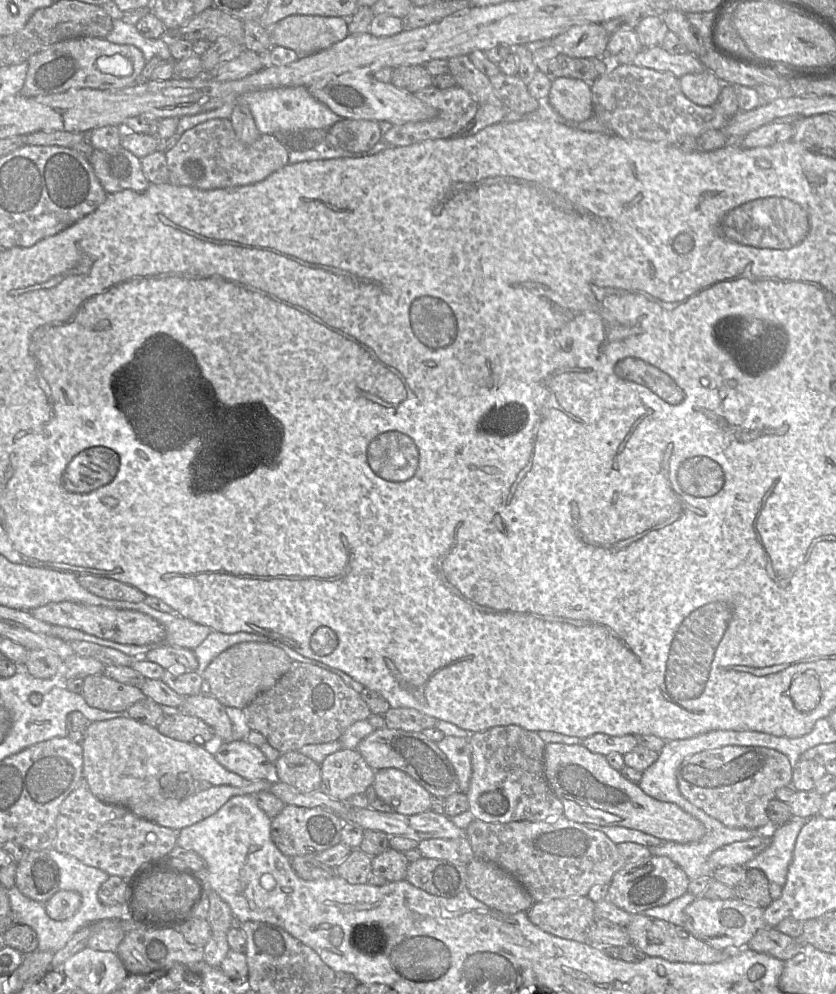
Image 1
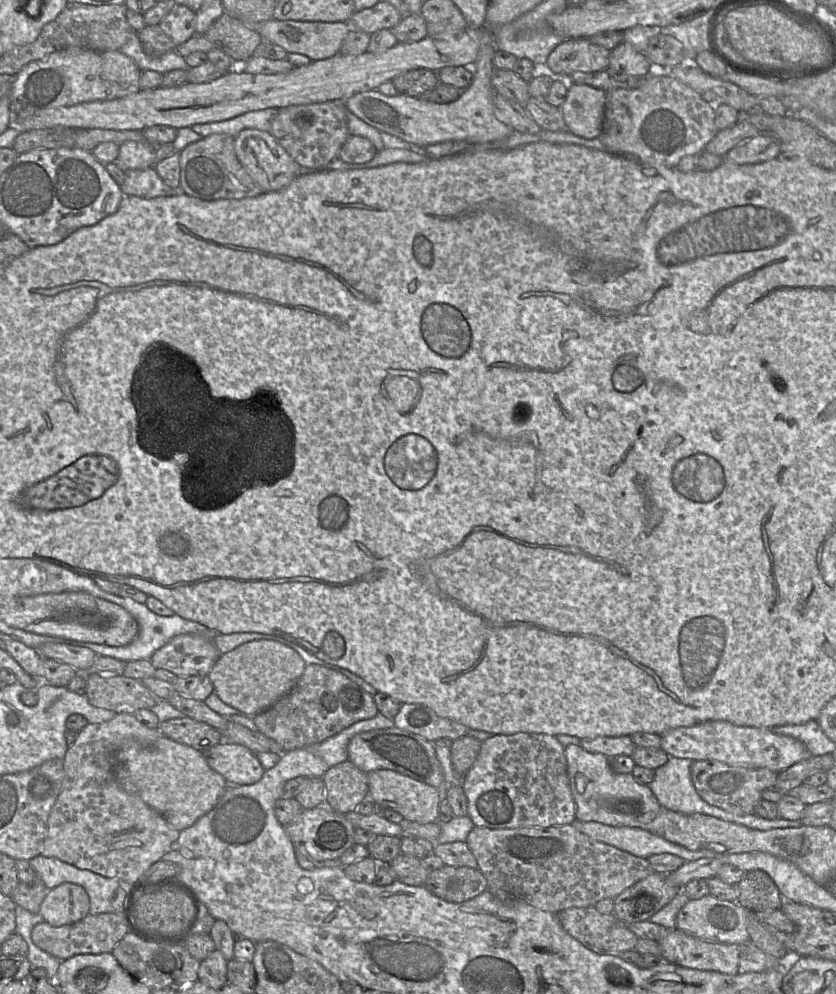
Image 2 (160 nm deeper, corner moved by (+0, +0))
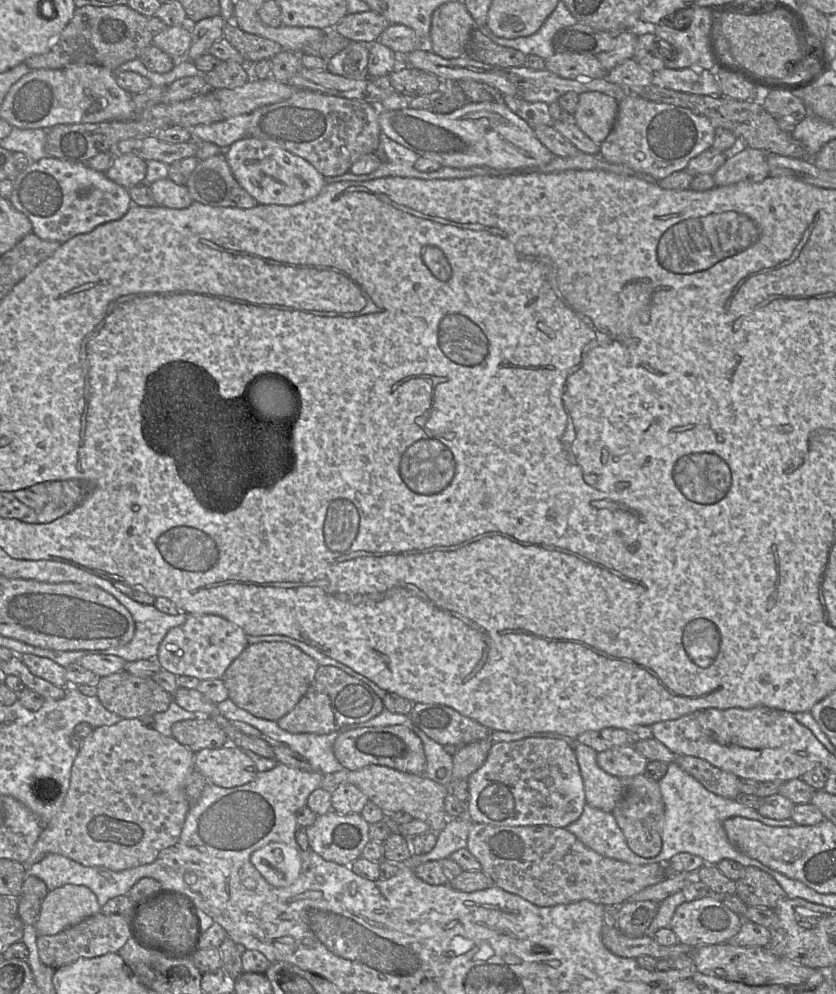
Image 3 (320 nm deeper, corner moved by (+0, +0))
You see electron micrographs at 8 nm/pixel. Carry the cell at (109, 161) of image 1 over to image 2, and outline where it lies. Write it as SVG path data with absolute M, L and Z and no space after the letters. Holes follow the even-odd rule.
M152 167L125 171L125 178L119 186L124 196L154 198L179 193L179 190L166 185Z

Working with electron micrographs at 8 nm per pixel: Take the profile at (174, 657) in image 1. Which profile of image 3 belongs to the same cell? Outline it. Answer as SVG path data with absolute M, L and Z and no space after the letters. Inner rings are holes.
M188 614L186 621L171 628L162 640L156 660L176 676L201 680L222 679L229 665L248 646L248 635L227 619L213 614Z

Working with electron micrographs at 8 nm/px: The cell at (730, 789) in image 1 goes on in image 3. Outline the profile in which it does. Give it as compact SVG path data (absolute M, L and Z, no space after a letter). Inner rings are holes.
M677 756L674 761L694 777L704 788L718 796L736 799L740 795L742 779L692 756Z

